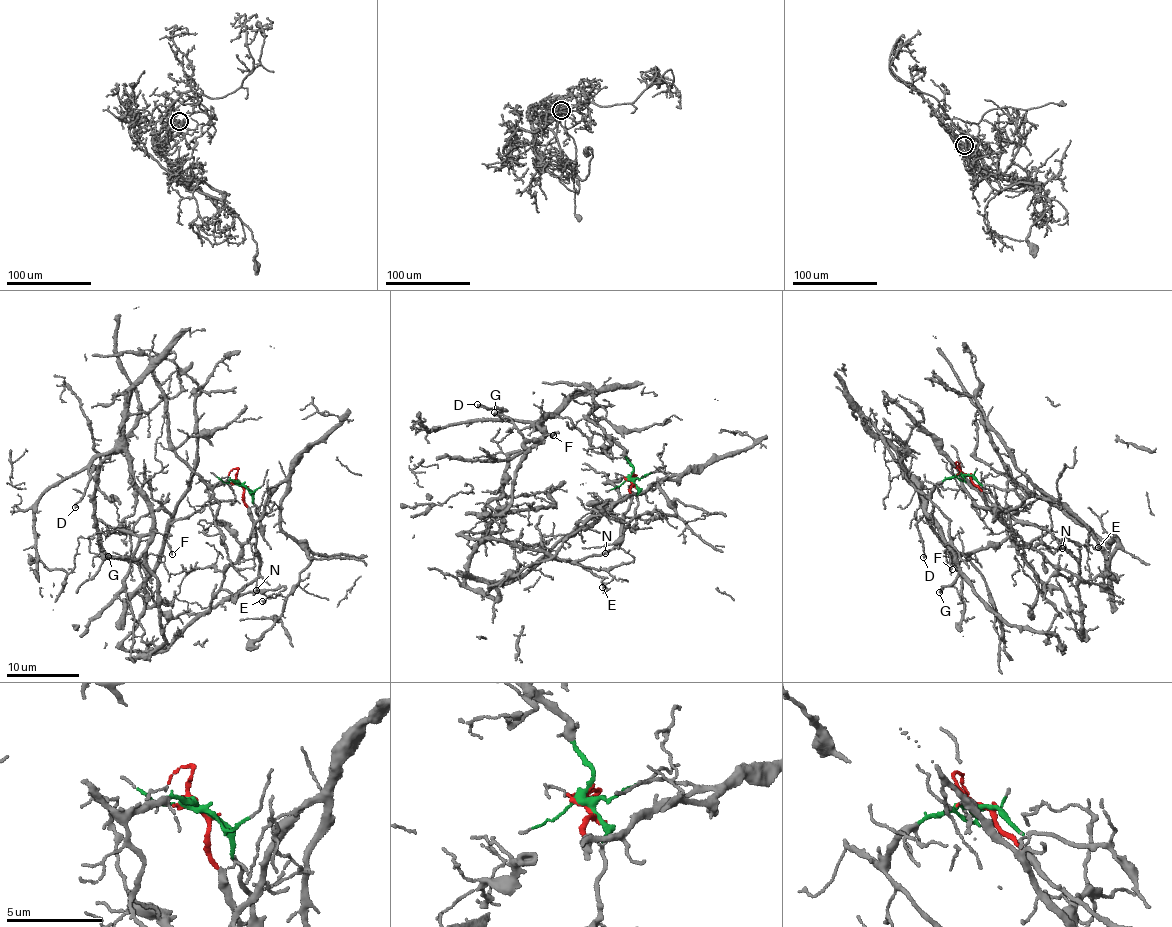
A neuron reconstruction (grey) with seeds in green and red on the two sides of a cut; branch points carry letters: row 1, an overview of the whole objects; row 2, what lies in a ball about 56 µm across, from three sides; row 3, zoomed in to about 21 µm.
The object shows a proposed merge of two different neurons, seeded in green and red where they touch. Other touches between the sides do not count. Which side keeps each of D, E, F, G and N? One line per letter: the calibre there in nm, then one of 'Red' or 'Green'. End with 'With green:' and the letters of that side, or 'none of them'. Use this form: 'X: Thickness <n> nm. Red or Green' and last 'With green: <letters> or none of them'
D: Thickness 170 nm. Green
E: Thickness 130 nm. Red
F: Thickness 90 nm. Green
G: Thickness 150 nm. Green
N: Thickness 140 nm. Red
With green: D, F, G

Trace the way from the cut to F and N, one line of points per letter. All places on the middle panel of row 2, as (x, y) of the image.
F: (631, 480), (631, 463), (587, 418), (597, 405), (590, 396), (536, 422), (542, 437), (553, 435)
N: (631, 480), (631, 499), (623, 518), (618, 542), (605, 553)

